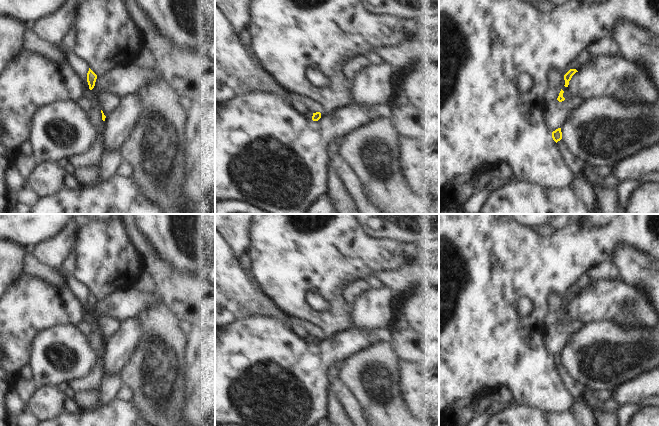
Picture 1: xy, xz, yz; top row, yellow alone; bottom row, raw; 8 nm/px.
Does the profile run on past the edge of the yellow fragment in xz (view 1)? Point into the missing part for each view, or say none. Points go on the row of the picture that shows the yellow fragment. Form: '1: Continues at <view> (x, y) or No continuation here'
1: No continuation here

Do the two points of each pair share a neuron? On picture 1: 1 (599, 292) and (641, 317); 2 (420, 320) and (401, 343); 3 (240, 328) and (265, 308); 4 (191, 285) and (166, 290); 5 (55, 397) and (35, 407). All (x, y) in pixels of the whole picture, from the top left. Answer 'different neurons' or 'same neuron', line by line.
1: same neuron
2: different neurons
3: different neurons
4: same neuron
5: same neuron

